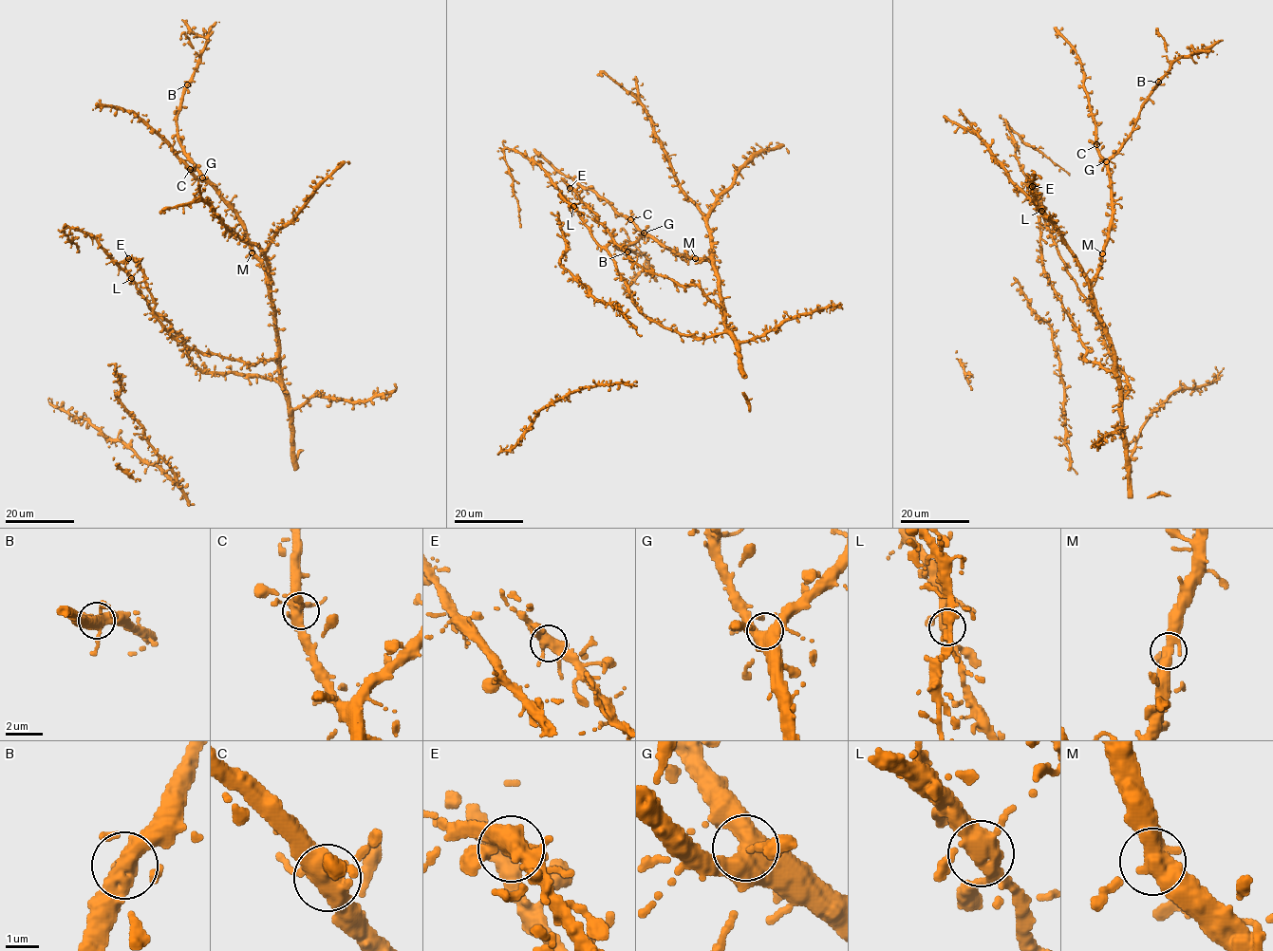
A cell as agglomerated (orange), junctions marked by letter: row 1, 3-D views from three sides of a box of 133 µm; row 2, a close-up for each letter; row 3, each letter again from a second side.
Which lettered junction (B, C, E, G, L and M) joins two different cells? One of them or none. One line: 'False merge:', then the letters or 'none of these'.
False merge: none of these

